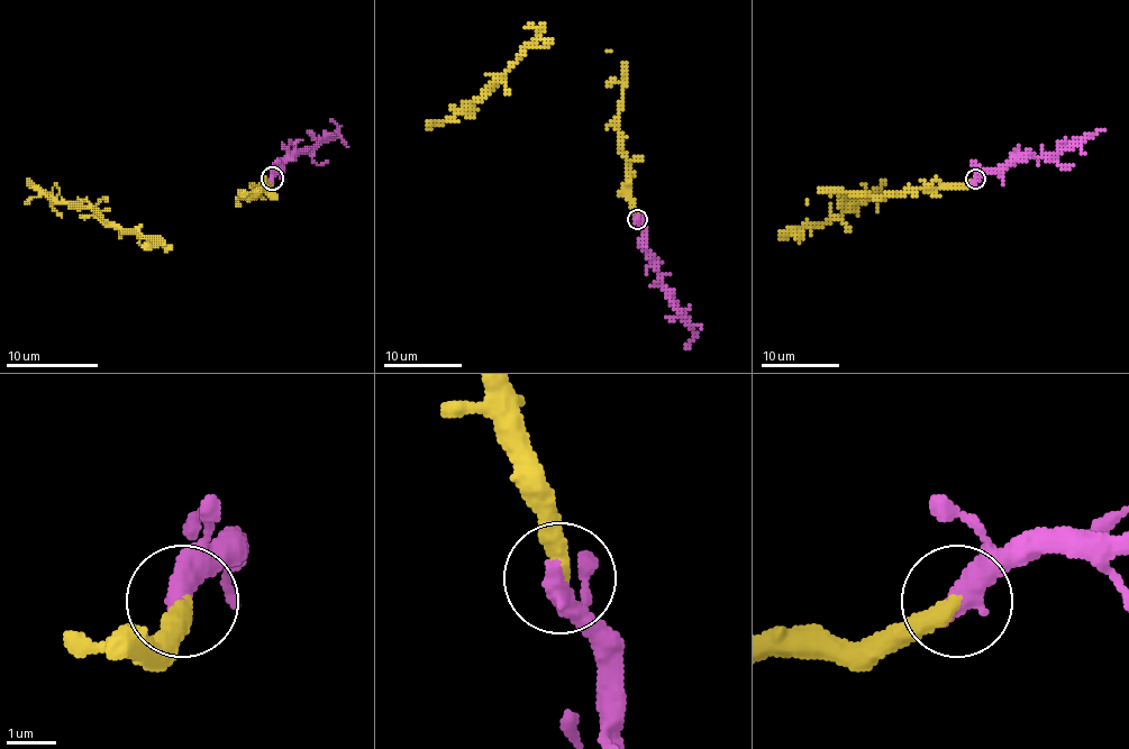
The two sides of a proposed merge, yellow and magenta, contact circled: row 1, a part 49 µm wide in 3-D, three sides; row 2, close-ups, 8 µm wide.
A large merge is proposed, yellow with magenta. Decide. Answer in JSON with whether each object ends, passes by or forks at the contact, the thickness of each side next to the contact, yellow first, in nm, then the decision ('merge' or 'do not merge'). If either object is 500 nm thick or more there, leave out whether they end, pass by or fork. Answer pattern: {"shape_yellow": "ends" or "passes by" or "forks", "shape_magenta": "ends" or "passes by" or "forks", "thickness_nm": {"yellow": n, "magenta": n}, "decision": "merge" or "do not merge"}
{"thickness_nm": {"yellow": 340, "magenta": 550}, "decision": "merge"}

